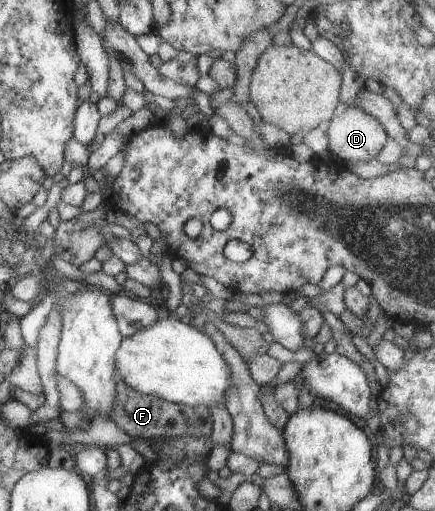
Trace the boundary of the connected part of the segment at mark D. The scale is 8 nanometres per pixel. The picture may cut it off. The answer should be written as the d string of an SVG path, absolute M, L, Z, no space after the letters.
M359 106L345 107L344 110L337 112L324 130L328 135L331 155L334 159L339 159L343 165L377 159L379 152L387 147L387 134L384 127Z

